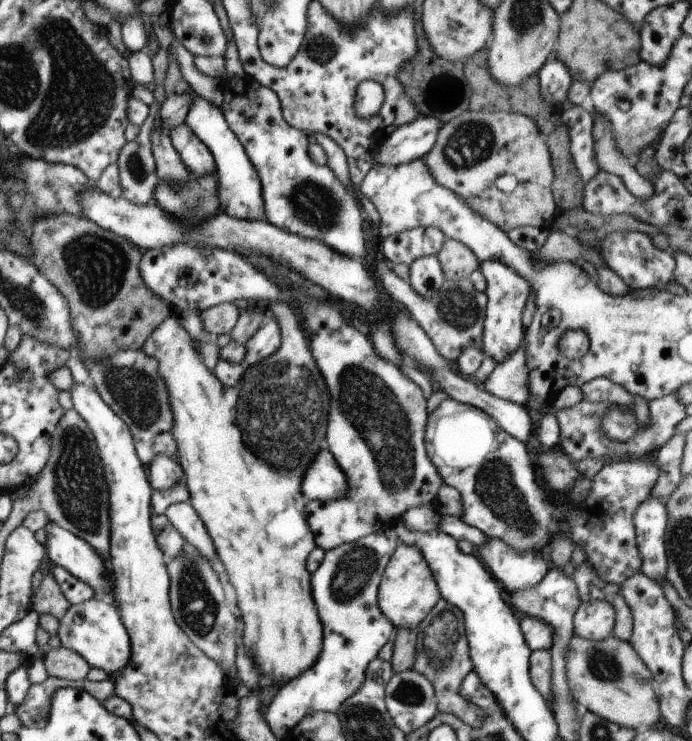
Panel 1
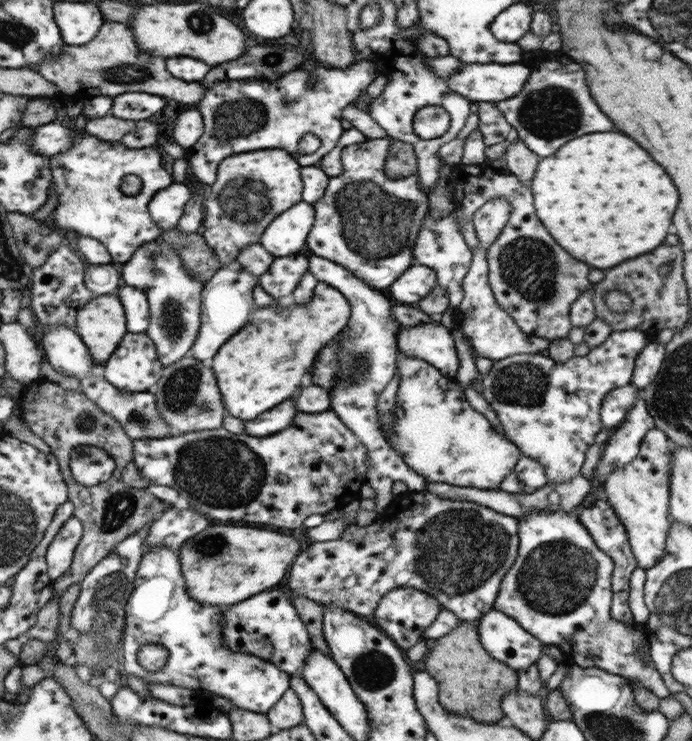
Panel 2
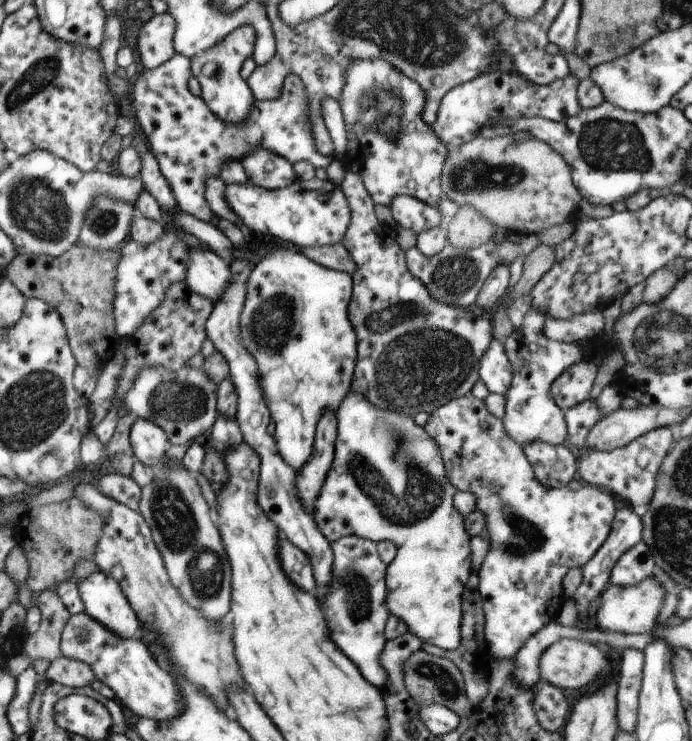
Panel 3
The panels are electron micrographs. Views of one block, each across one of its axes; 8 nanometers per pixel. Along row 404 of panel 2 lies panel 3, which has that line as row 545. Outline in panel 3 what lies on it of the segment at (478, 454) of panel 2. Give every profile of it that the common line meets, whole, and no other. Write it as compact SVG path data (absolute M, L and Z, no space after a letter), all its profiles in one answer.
M351 390L339 404L335 416L335 456L325 486L315 502L313 520L329 544L345 536L393 542L397 556L387 566L385 574L387 608L391 616L399 616L407 624L407 632L419 636L425 644L453 652L461 644L463 590L471 574L471 536L467 534L463 514L453 506L457 488L447 480L439 446L425 428L413 424L413 418L399 412L375 410L363 394Z

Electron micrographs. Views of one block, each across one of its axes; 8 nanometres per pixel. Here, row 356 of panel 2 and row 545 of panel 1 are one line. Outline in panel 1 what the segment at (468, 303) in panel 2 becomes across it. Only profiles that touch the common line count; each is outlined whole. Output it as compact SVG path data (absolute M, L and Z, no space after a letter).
M489 538L481 548L477 548L475 556L479 556L481 564L507 594L539 586L551 566L547 558L541 558L539 554L517 556L505 542Z

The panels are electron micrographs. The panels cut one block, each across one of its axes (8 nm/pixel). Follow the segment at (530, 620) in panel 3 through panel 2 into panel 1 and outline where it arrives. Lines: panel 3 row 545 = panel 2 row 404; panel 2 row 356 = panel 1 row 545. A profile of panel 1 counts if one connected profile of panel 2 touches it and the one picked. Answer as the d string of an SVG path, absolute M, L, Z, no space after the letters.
M443 400L429 416L425 426L425 450L431 458L433 466L439 470L439 476L443 484L455 488L463 502L463 514L459 516L461 524L481 530L489 540L501 540L511 550L515 550L517 556L523 554L539 554L543 546L547 546L553 538L561 534L561 528L569 532L569 540L575 546L581 546L589 566L597 574L601 582L607 582L611 586L621 586L629 576L641 572L641 556L637 550L635 540L635 524L633 514L635 510L651 496L655 488L655 480L659 476L659 468L655 462L649 462L645 458L631 460L609 460L605 466L593 476L591 488L581 502L573 502L569 496L547 496L539 484L535 482L533 470L535 462L529 456L529 450L523 442L513 438L511 434L503 432L495 420L485 414L483 410L461 404L457 400Z

